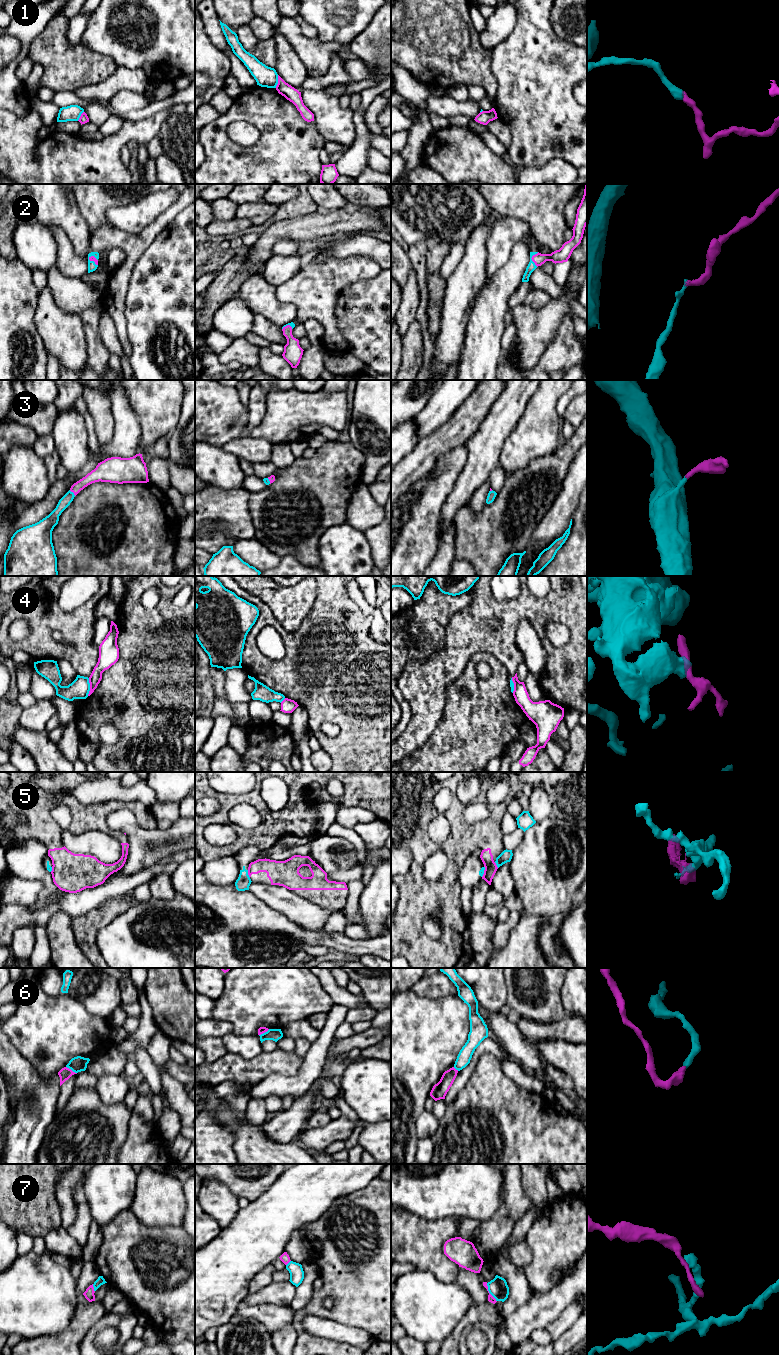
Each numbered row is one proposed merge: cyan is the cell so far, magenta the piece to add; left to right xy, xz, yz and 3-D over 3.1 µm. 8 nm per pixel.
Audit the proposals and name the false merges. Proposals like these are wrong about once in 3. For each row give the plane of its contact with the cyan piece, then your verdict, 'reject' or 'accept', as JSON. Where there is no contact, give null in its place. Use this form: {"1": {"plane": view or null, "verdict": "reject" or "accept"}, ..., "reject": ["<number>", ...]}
{"1": {"plane": "xz", "verdict": "reject"}, "2": {"plane": "yz", "verdict": "accept"}, "3": {"plane": "xy", "verdict": "accept"}, "4": {"plane": "xy", "verdict": "reject"}, "5": {"plane": "xz", "verdict": "reject"}, "6": {"plane": "xy", "verdict": "reject"}, "7": {"plane": "yz", "verdict": "reject"}, "reject": ["1", "4", "5", "6", "7"]}

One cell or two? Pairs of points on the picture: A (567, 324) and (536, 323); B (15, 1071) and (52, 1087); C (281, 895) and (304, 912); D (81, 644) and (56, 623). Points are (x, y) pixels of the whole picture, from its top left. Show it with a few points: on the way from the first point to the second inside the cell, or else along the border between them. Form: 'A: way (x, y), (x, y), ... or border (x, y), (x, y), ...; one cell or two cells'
A: border (569, 312), (558, 327), (557, 335), (548, 344); two cells
B: border (38, 1072), (38, 1082), (33, 1096), (27, 1101); two cells
C: way (287, 898), (291, 898), (298, 906); one cell
D: way (75, 638), (62, 625); one cell

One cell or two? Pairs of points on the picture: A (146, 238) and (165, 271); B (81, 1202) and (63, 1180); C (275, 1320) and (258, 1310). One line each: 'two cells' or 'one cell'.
A: two cells
B: two cells
C: one cell

